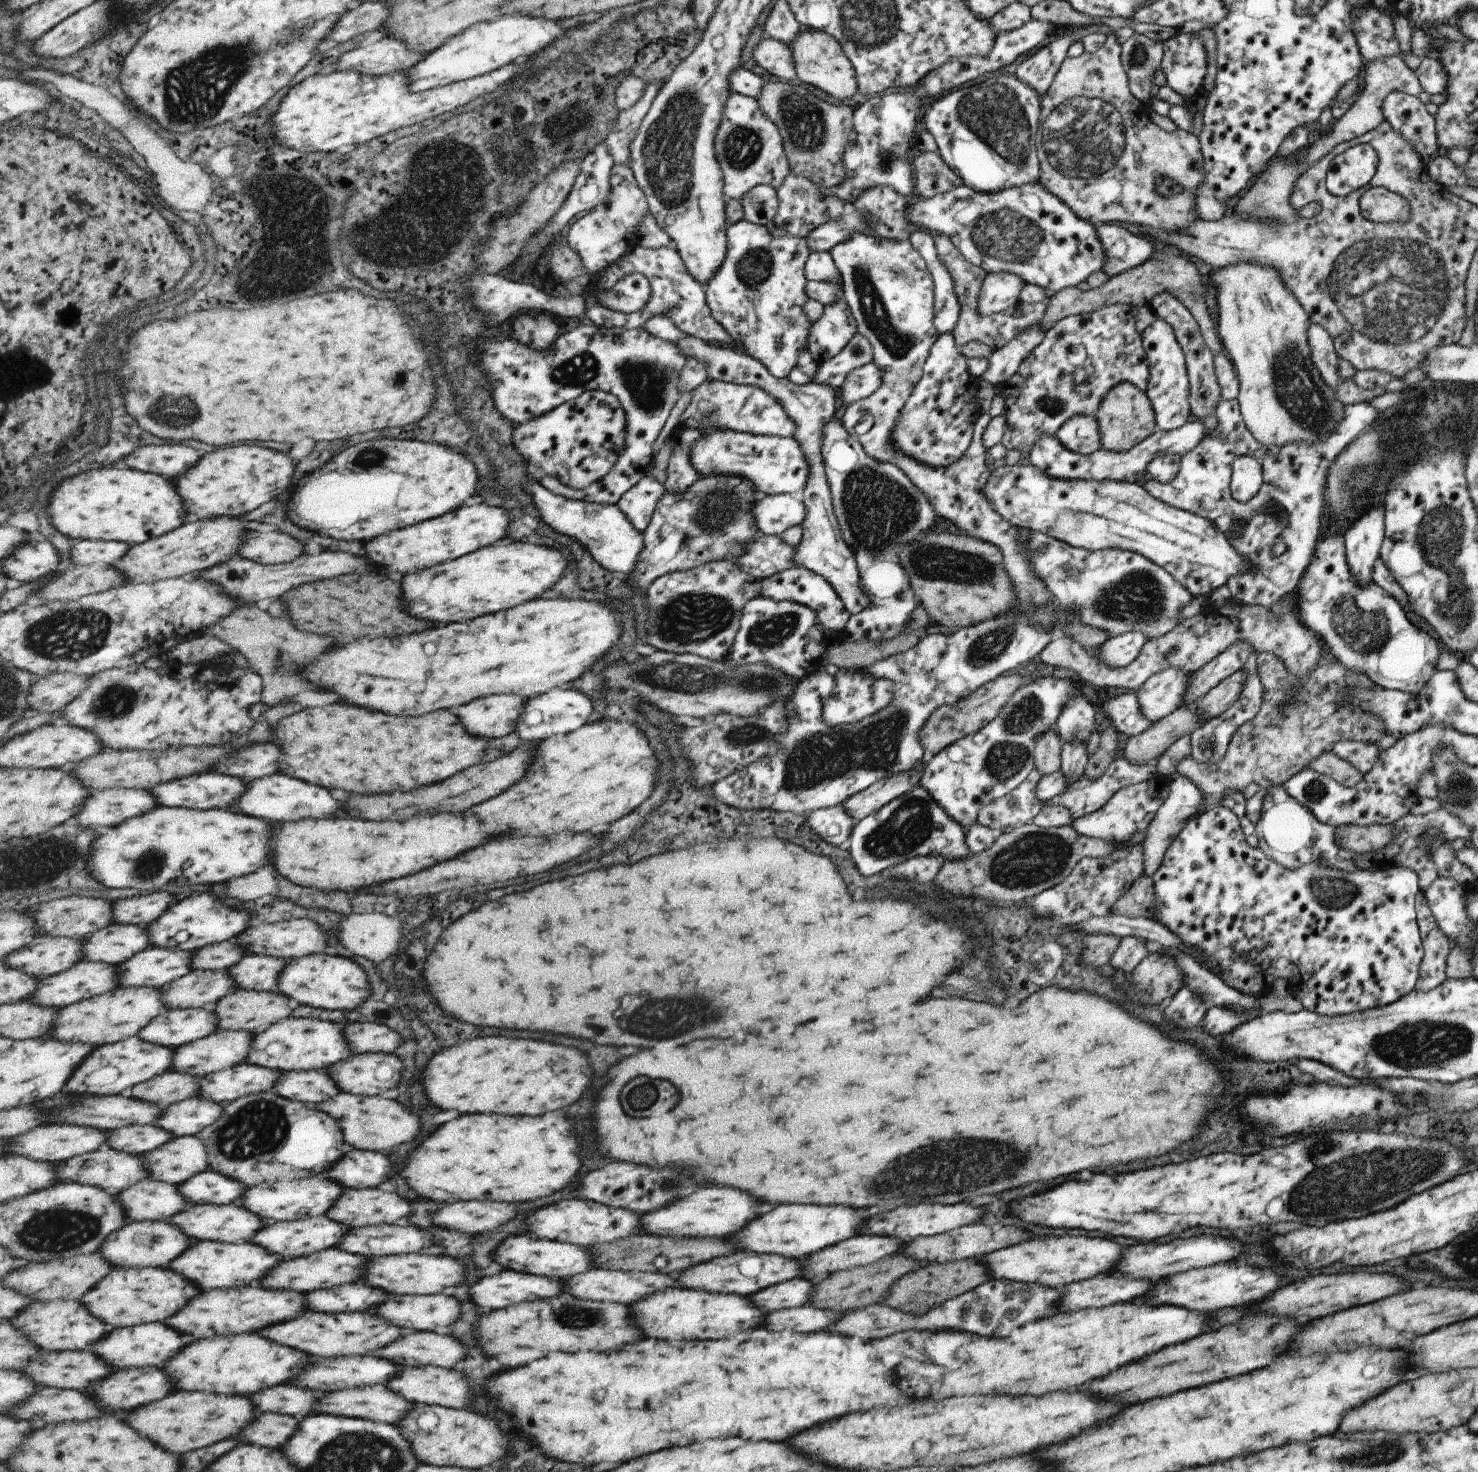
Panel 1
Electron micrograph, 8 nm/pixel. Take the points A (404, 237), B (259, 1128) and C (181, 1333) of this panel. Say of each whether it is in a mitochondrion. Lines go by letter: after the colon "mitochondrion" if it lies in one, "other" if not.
A: mitochondrion
B: mitochondrion
C: other

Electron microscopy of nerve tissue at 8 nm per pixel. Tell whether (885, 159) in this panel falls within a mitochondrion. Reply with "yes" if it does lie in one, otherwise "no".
yes

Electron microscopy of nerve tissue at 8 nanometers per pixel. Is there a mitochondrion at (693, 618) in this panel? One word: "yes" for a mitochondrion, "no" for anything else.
yes

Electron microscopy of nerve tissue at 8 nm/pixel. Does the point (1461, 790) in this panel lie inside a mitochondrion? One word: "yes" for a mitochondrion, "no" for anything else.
yes

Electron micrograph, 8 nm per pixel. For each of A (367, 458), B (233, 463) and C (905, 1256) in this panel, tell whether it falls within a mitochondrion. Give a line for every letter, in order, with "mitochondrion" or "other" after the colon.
A: mitochondrion
B: other
C: other

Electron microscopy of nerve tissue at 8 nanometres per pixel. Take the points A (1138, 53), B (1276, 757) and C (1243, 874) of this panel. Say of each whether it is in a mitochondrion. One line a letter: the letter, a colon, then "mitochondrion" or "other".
A: mitochondrion
B: other
C: other

